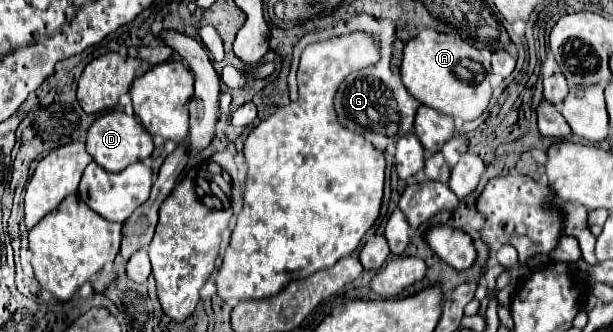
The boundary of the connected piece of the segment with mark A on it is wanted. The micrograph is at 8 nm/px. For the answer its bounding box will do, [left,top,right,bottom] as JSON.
[401,29,491,121]

